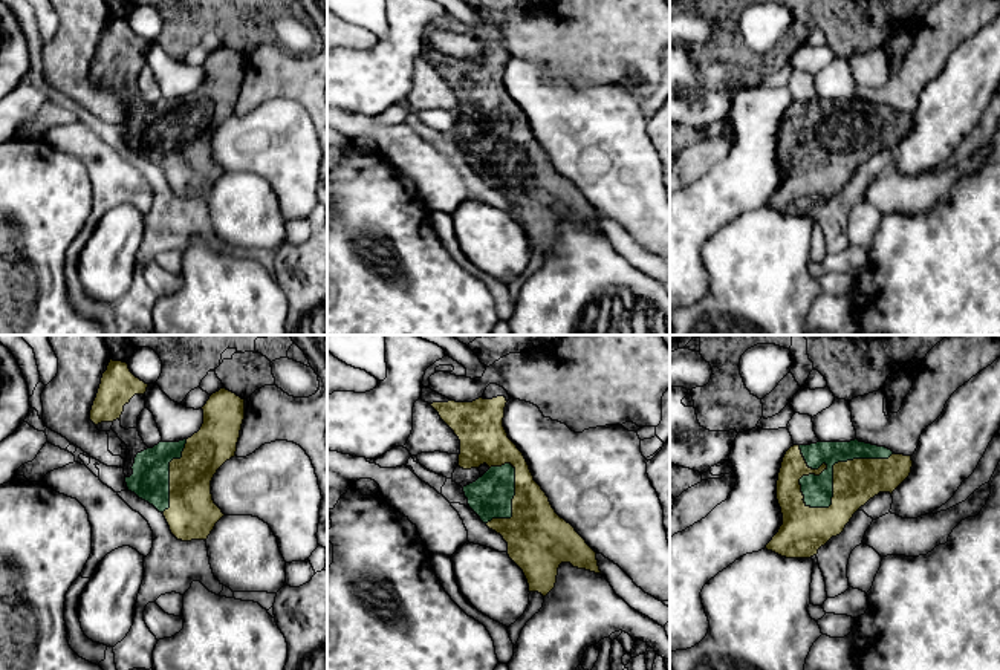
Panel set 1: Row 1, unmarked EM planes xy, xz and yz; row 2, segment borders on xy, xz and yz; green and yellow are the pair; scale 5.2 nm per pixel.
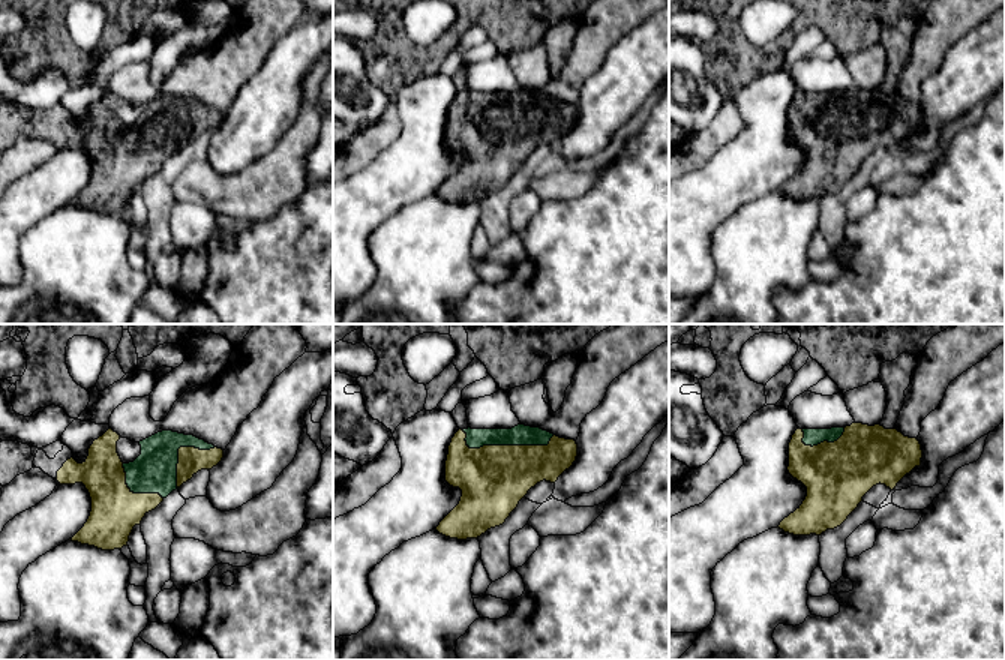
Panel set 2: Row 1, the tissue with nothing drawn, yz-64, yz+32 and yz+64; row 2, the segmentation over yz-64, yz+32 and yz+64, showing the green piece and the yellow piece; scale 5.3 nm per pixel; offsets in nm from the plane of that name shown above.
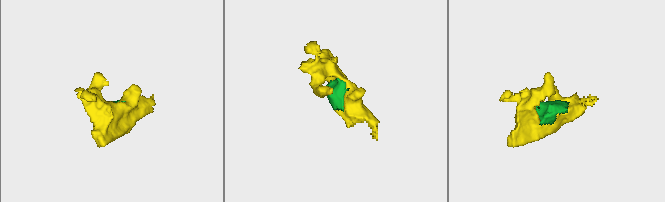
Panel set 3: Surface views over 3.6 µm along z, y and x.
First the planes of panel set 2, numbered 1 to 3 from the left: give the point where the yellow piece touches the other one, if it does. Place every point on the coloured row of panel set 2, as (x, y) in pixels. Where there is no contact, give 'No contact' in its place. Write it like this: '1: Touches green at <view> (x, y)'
1: Touches green at yz-64 (177, 450)
2: Touches green at yz+32 (504, 444)
3: Touches green at yz+64 (824, 440)

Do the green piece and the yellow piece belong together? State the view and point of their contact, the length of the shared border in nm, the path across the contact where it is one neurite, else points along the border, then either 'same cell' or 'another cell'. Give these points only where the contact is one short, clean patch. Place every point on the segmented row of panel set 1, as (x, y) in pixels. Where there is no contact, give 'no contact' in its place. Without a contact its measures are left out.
yz (832, 468) | 550 nm | same cell

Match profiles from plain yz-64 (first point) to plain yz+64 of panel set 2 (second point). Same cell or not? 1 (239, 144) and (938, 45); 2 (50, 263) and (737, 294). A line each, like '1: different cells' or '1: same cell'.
1: different cells
2: same cell

